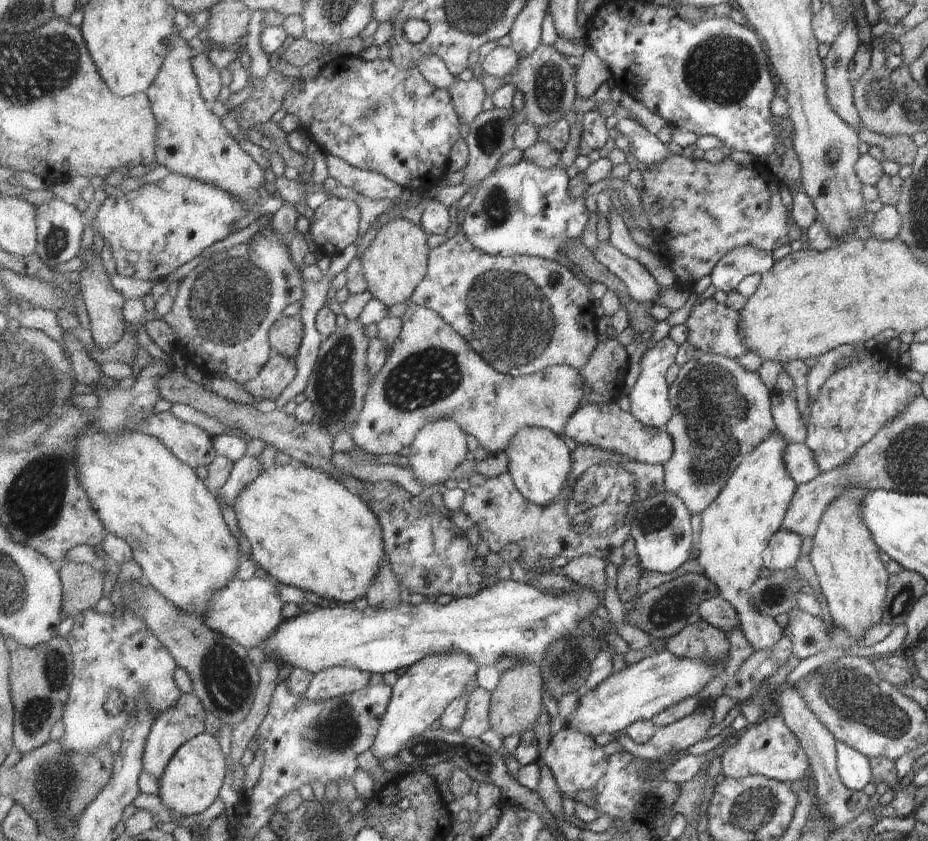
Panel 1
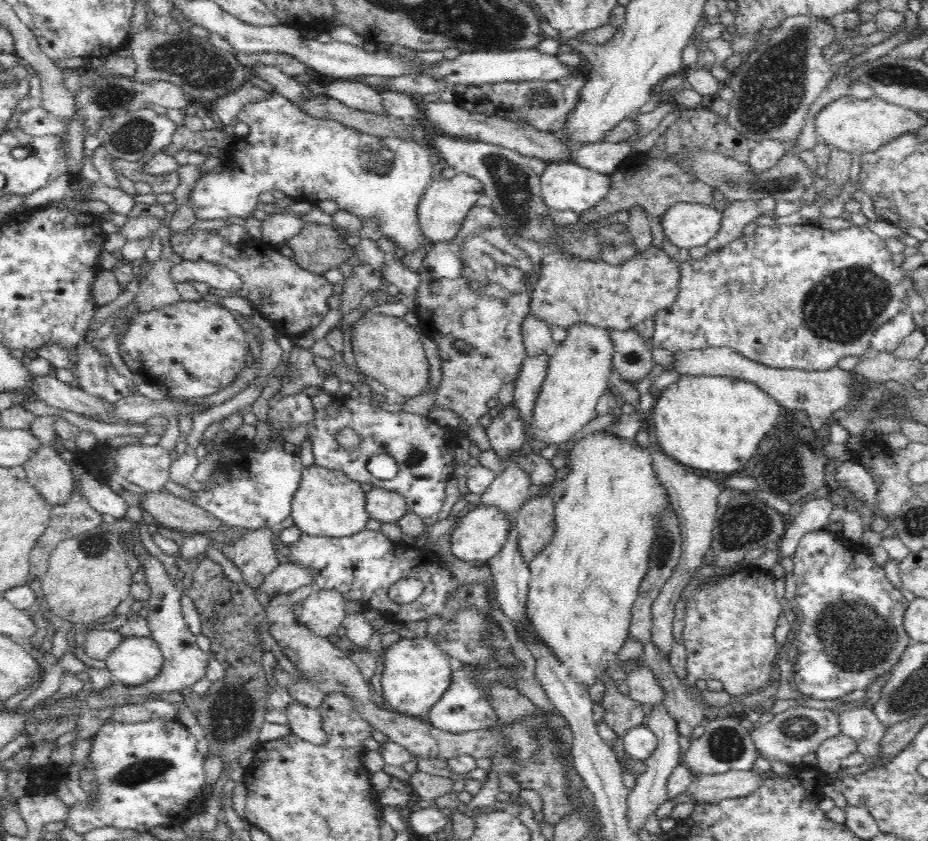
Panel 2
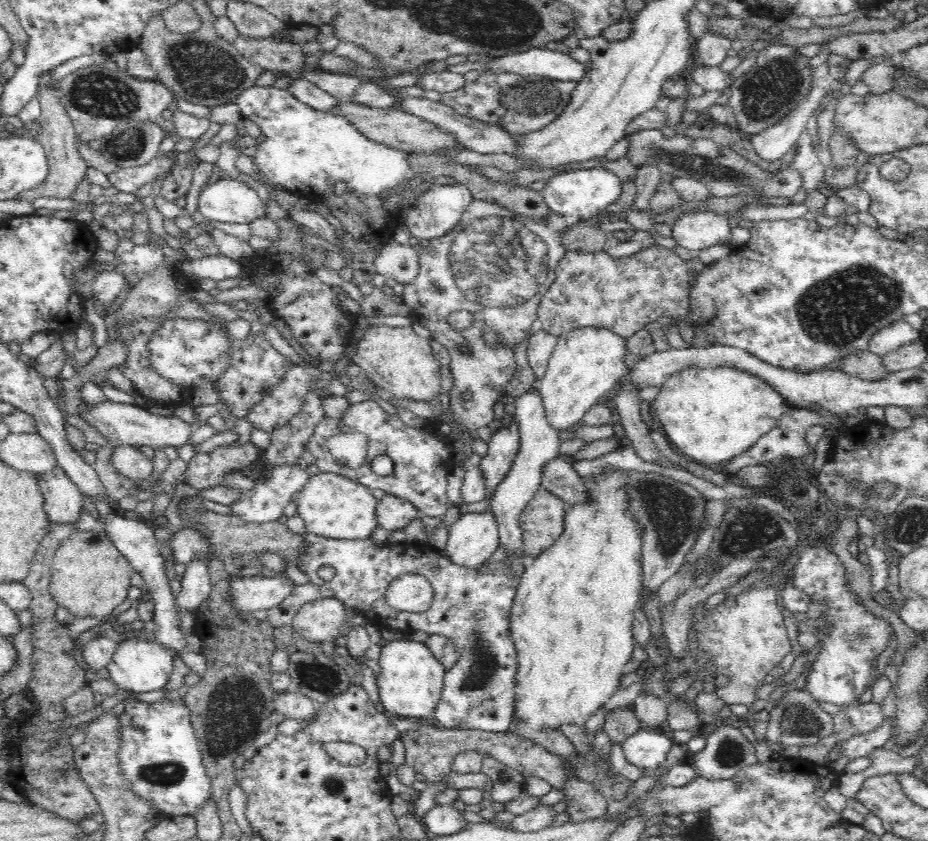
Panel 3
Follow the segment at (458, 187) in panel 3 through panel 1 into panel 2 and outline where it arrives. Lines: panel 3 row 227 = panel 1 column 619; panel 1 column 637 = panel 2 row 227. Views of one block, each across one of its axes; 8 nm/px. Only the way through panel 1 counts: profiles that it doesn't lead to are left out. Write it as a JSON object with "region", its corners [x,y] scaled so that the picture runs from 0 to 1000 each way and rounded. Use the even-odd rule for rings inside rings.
{"region":[[[492,205],[486,213],[466,214],[449,246],[450,268],[454,278],[463,288],[482,288],[498,272],[506,250],[520,232],[520,219],[512,210]]]}

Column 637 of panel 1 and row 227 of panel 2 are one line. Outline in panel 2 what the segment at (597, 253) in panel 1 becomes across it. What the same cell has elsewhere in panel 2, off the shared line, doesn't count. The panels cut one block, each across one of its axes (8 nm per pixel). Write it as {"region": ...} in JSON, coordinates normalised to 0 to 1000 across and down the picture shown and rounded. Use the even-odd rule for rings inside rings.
{"region":[[[315,253],[289,256],[282,263],[282,281],[286,288],[298,294],[320,281],[328,264]]]}

